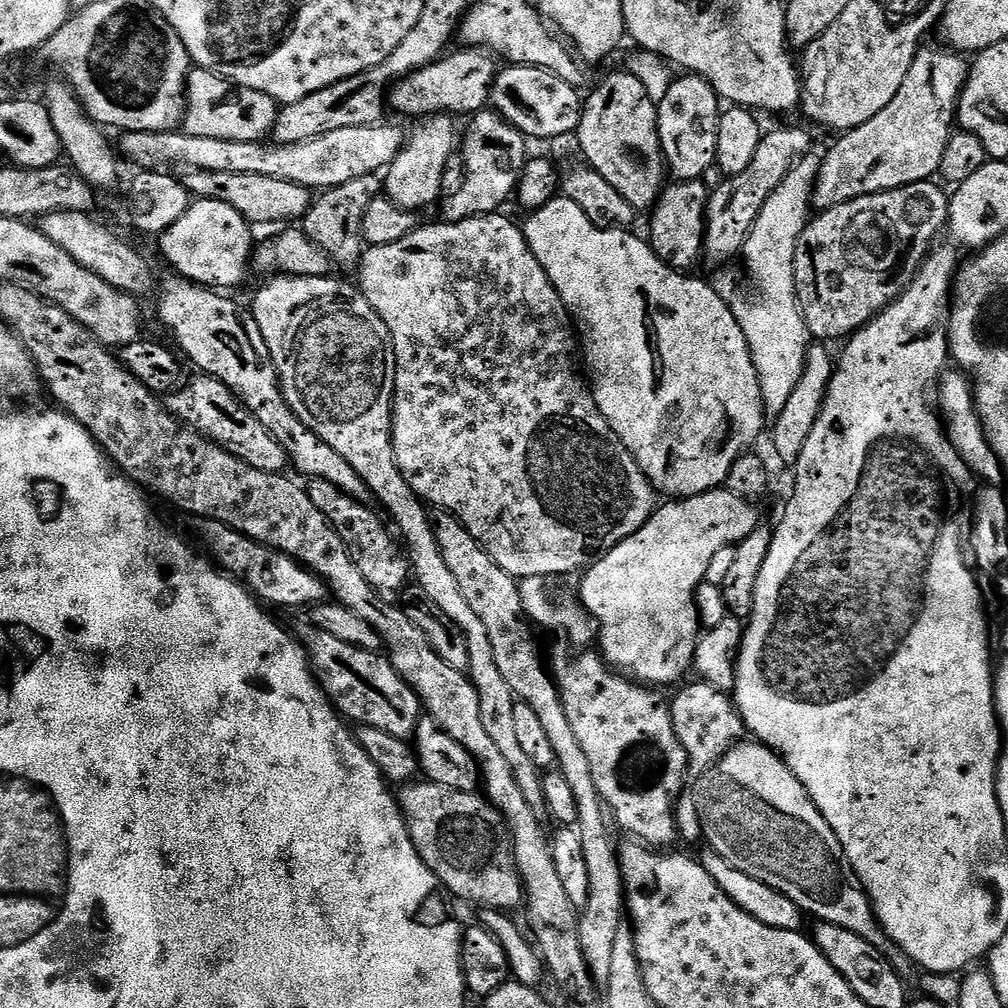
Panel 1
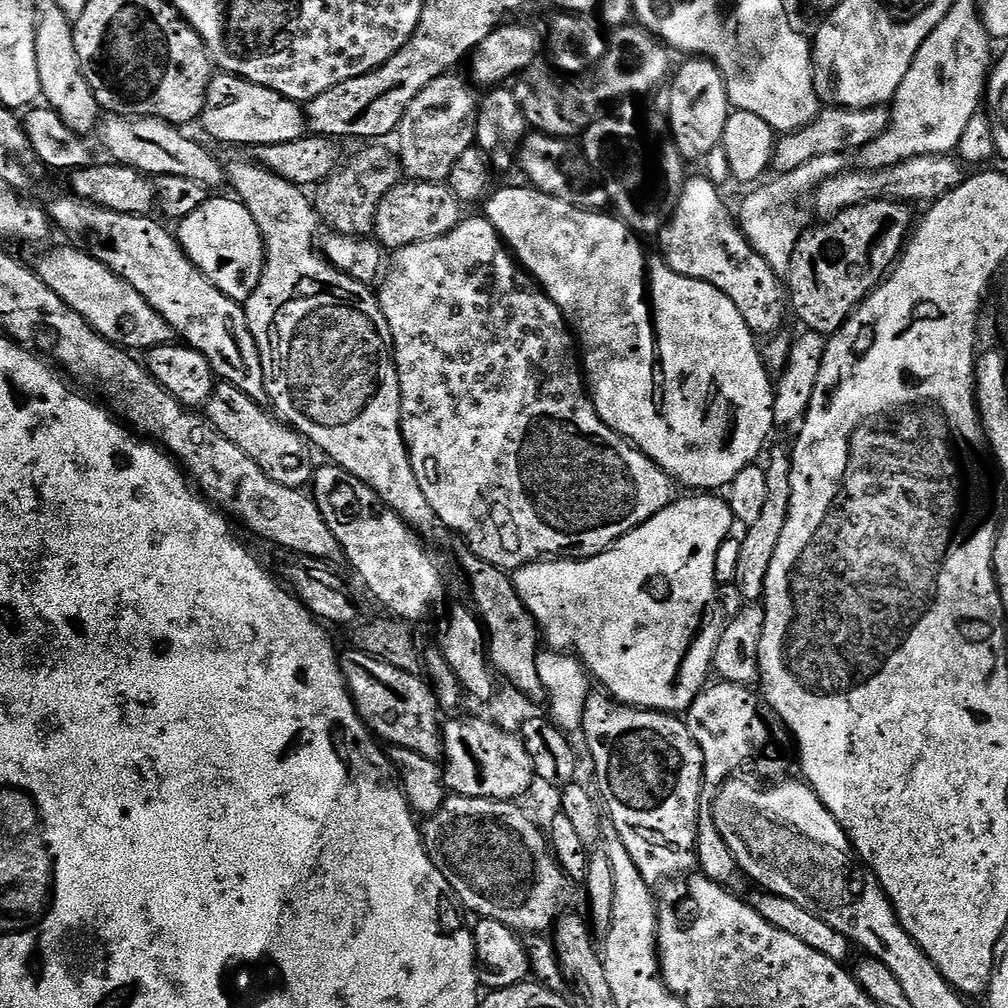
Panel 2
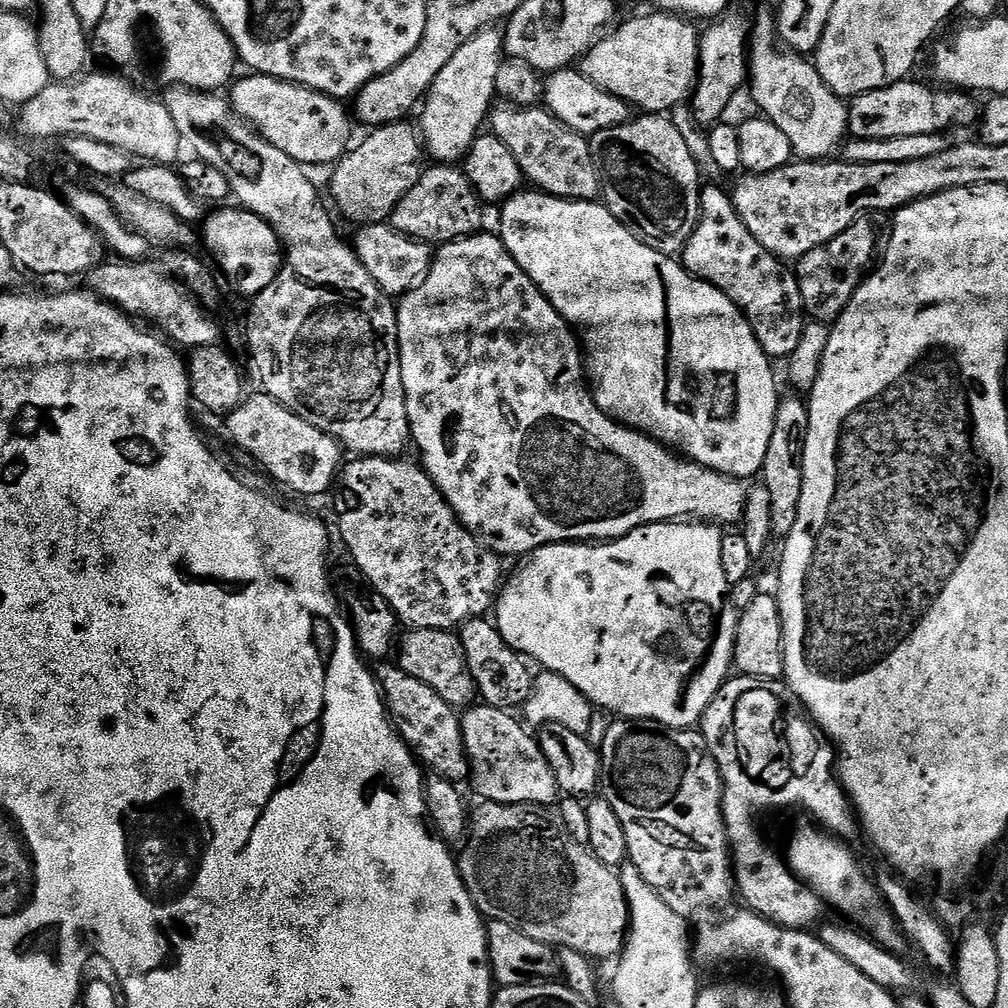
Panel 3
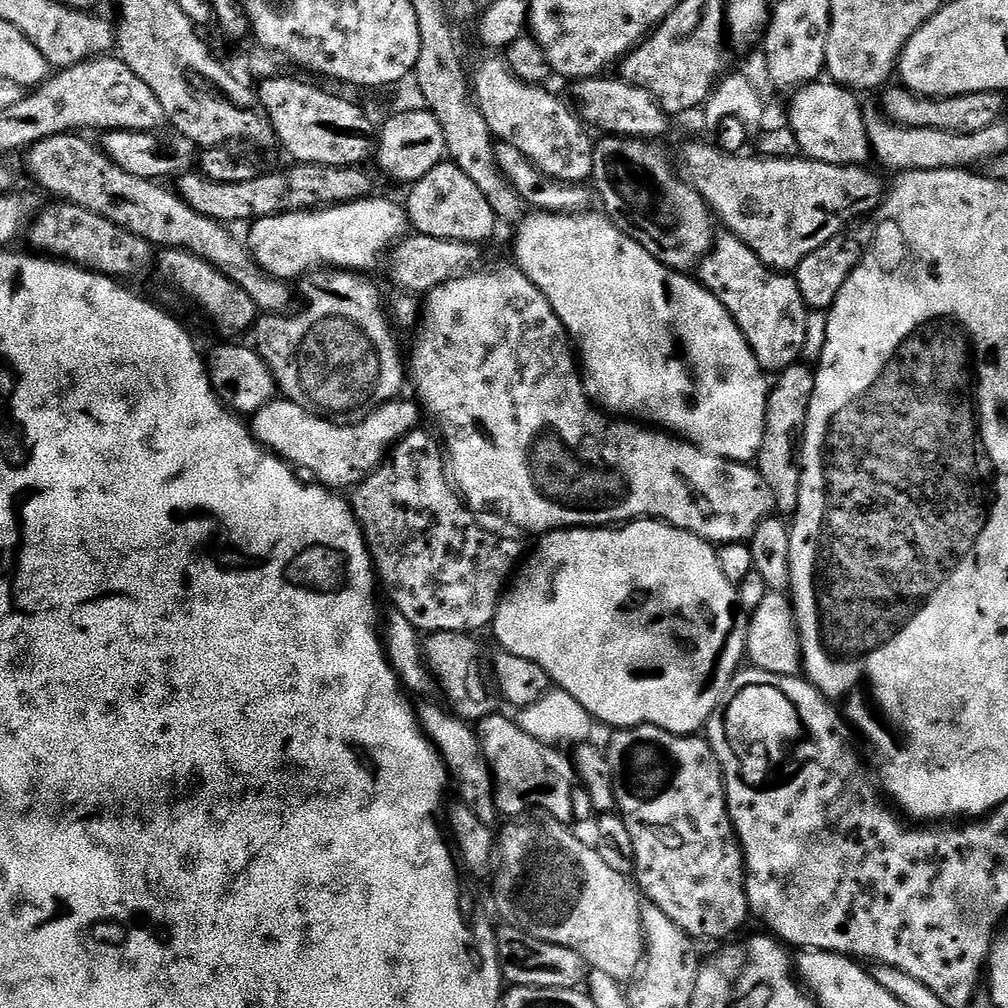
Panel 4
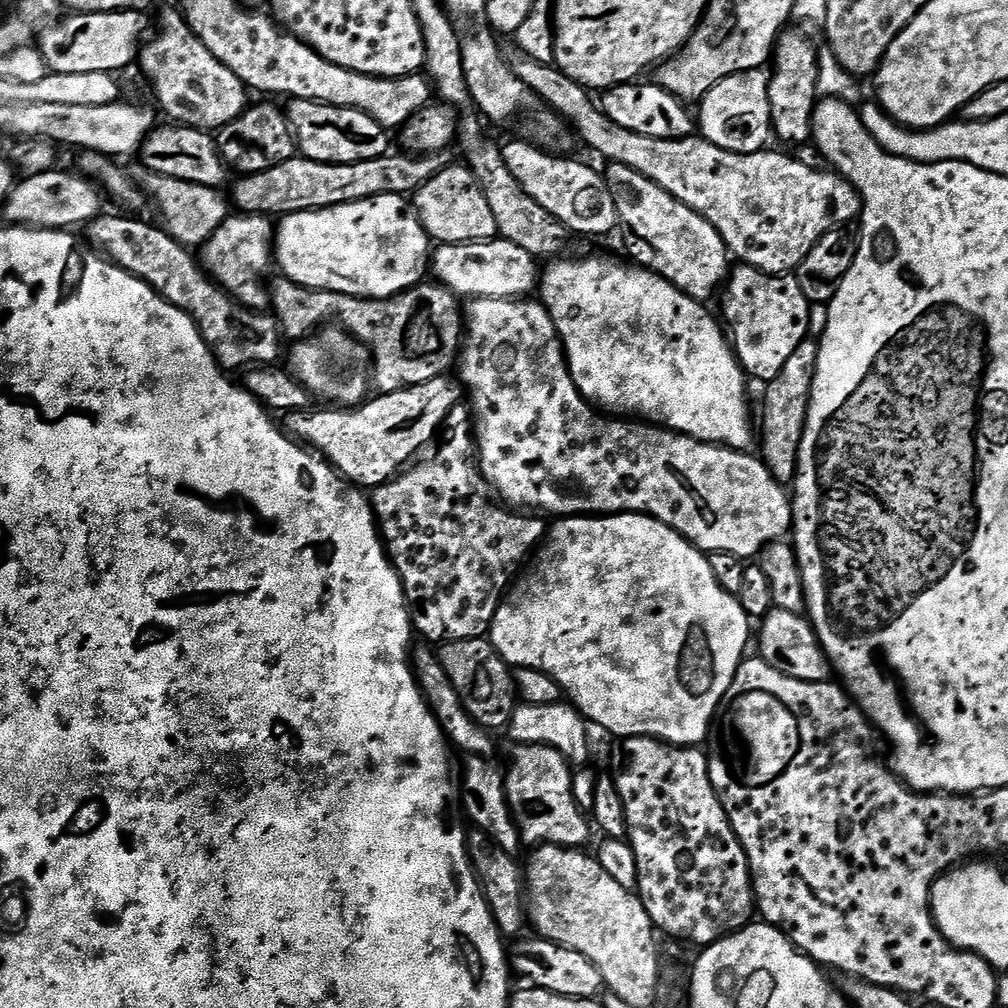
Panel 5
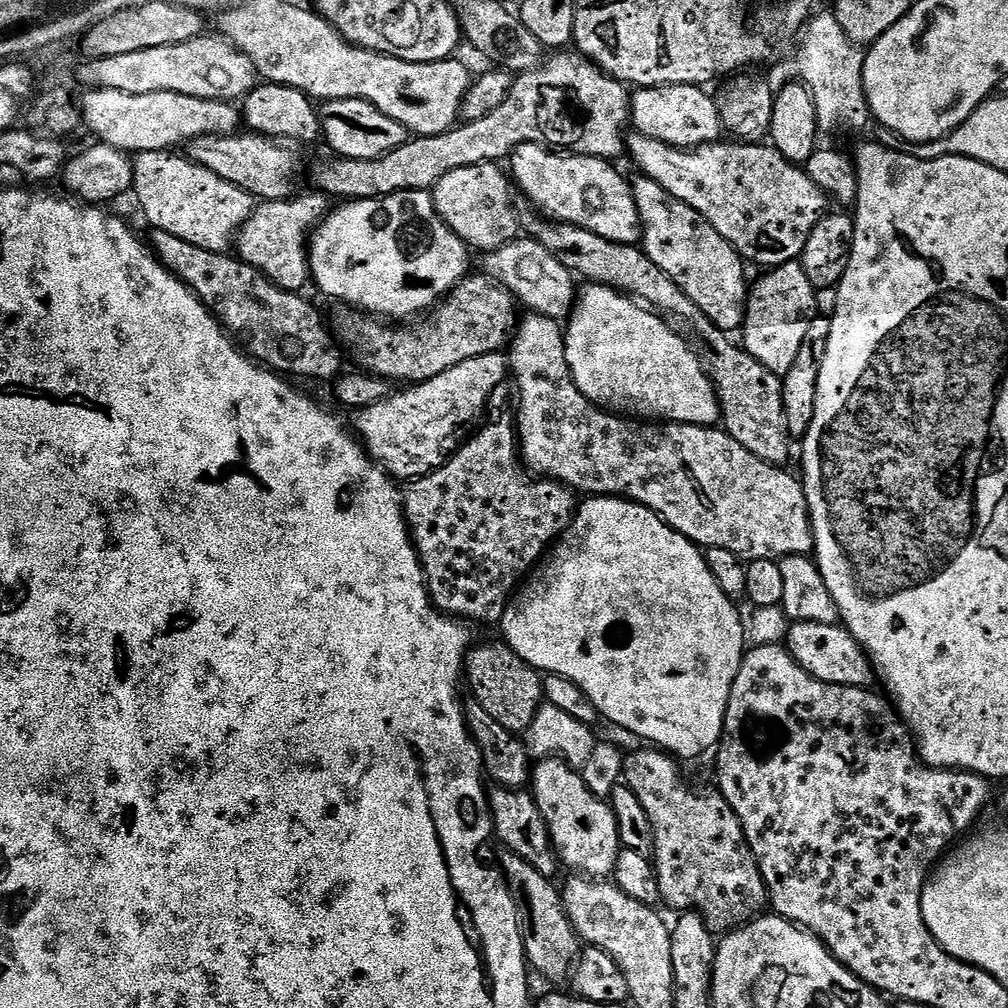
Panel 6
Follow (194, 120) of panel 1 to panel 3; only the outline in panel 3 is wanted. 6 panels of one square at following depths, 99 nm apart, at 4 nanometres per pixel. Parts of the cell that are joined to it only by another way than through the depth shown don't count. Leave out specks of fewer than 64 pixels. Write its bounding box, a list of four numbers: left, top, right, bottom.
[231,74,354,166]

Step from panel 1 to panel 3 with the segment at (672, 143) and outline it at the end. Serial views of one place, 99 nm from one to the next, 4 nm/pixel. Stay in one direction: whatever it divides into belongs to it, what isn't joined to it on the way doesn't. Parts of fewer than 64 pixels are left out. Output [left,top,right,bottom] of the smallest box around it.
[690,11,750,126]

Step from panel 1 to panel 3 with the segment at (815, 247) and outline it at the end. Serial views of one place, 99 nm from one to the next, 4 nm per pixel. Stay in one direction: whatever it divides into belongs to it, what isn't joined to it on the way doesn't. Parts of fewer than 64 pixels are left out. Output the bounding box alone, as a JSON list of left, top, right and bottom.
[795,218,876,322]

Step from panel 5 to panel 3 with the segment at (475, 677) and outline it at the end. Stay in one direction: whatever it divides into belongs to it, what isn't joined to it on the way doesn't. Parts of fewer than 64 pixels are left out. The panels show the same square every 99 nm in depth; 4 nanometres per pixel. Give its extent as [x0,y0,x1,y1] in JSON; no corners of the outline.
[398,628,478,710]

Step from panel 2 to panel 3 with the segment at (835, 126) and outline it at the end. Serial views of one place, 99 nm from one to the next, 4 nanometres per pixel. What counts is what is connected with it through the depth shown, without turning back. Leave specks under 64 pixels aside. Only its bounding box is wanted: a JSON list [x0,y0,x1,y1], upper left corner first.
[847,78,982,140]

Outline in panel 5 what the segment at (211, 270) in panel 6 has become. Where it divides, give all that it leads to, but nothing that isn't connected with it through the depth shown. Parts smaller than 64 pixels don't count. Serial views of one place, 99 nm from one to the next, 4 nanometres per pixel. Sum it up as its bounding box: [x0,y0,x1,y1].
[86,214,282,370]

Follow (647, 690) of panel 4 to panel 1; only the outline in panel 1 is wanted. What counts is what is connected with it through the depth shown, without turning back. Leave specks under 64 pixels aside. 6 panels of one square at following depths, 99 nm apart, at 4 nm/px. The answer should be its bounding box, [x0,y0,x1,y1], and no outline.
[579,486,762,686]

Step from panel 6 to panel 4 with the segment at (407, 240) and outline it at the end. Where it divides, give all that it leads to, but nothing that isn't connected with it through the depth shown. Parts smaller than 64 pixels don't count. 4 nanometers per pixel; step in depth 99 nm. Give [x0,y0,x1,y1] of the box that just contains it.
[246,200,409,281]

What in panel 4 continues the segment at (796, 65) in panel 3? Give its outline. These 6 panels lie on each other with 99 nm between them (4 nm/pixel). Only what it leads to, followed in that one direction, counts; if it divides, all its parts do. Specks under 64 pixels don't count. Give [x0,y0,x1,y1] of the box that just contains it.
[787,82,873,165]

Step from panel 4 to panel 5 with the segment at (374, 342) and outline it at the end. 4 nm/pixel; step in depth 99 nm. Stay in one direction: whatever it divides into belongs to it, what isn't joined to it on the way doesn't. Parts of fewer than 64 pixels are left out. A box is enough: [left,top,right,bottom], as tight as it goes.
[287,326,374,409]

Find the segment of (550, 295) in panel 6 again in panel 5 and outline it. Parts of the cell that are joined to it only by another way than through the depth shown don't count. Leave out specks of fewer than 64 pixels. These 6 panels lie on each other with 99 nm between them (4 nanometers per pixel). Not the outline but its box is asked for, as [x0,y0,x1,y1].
[430,239,542,300]

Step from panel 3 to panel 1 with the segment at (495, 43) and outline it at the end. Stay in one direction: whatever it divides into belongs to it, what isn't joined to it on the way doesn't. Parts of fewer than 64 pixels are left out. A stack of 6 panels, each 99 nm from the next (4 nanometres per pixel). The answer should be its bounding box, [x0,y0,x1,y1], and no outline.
[382,114,462,210]

